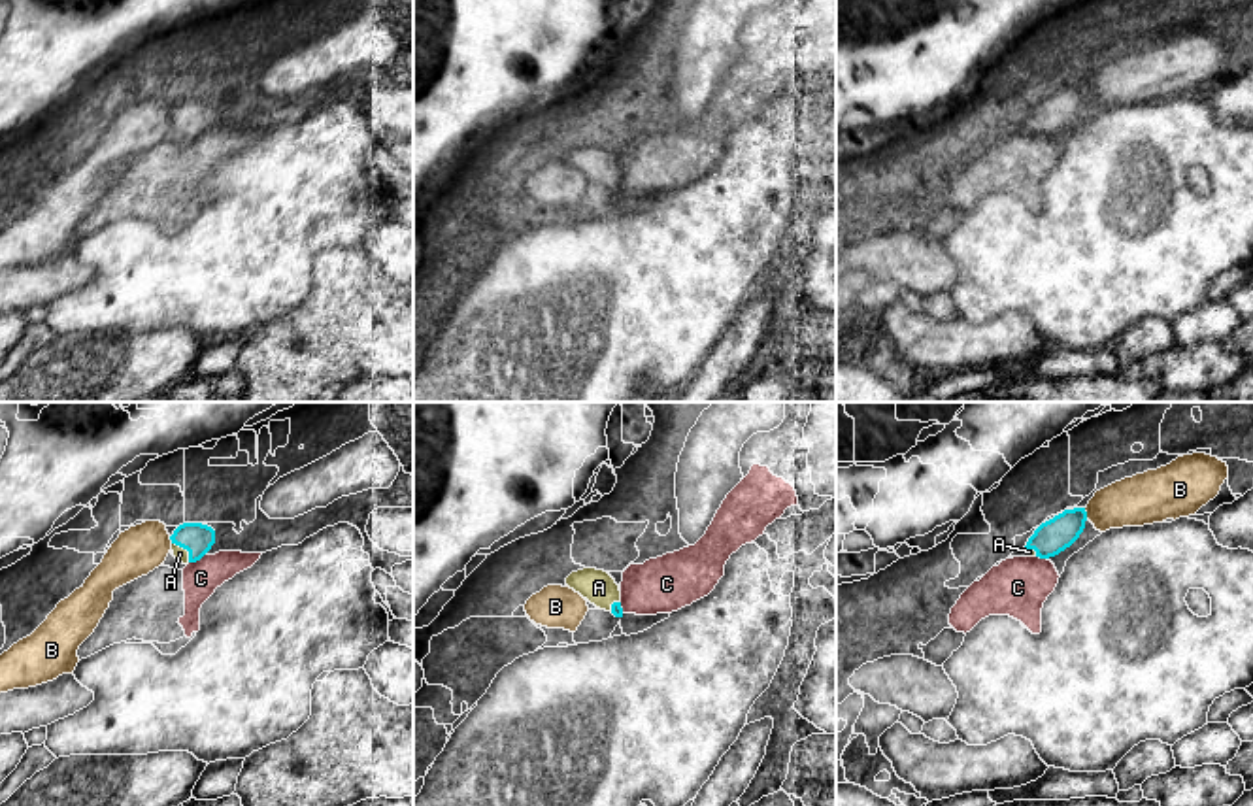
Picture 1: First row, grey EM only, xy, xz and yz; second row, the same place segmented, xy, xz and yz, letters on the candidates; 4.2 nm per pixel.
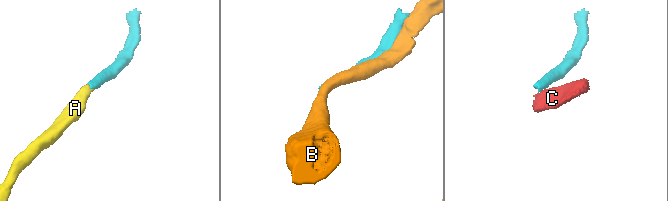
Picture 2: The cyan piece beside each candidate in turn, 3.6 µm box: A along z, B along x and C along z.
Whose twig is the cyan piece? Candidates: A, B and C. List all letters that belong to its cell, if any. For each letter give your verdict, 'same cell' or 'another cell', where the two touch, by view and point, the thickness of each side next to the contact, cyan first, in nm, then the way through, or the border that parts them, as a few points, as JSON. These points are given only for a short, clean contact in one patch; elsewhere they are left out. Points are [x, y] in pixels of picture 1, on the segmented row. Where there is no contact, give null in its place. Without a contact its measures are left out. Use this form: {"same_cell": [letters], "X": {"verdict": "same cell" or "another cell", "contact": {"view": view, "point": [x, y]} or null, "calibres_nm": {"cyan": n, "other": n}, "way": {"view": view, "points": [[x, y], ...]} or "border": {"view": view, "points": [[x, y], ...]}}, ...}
{"same_cell": ["A"], "A": {"verdict": "same cell", "contact": {"view": "xy", "point": [185, 548]}, "calibres_nm": {"cyan": 140, "other": 60}, "way": {"view": "xy", "points": [[197, 538], [185, 548], [180, 554]]}}, "B": {"verdict": "another cell", "contact": {"view": "yz", "point": [1085, 514]}, "calibres_nm": {"cyan": 150, "other": 220}}, "C": {"verdict": "another cell", "contact": {"view": "xy", "point": [197, 559]}, "calibres_nm": {"cyan": 140, "other": 150}, "border": {"view": "xy", "points": [[204, 554], [189, 563]]}}}

